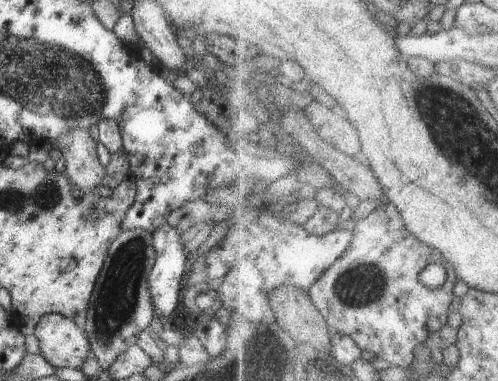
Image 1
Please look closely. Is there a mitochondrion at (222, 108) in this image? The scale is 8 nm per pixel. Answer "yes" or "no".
no

